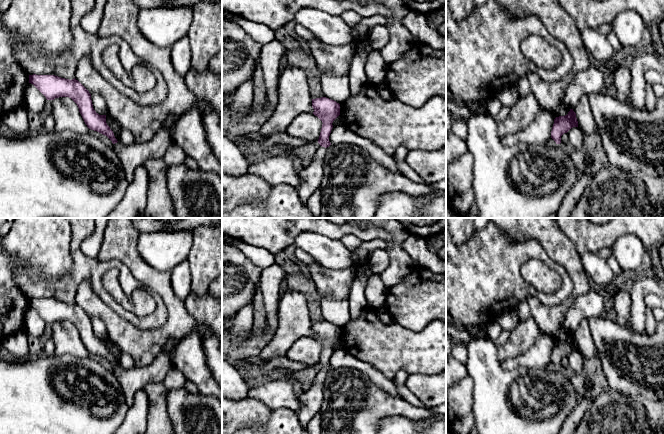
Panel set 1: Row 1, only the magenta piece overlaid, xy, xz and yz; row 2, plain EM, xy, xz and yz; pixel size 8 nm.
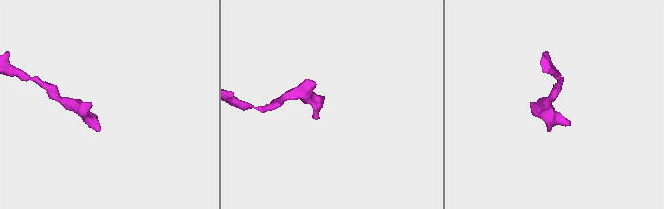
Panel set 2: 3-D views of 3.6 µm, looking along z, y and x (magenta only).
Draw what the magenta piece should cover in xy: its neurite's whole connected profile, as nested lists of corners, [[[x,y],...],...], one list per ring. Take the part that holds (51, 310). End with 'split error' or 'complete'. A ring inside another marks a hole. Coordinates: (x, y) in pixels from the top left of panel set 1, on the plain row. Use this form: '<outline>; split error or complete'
[[[29,299],[29,307],[33,308],[47,324],[69,321],[78,330],[79,336],[91,354],[107,360],[113,368],[117,367],[113,355],[106,347],[106,339],[99,339],[93,332],[91,318],[75,302],[72,304],[55,299]]]; complete

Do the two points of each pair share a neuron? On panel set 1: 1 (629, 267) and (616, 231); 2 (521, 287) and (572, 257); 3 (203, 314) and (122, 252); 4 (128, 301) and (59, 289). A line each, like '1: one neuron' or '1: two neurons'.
1: two neurons
2: two neurons
3: two neurons
4: two neurons

